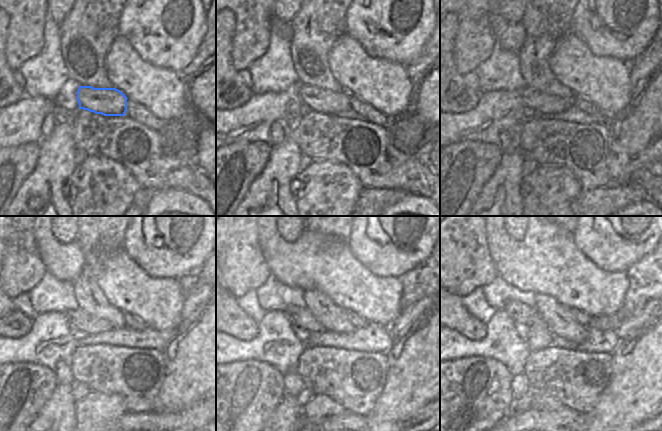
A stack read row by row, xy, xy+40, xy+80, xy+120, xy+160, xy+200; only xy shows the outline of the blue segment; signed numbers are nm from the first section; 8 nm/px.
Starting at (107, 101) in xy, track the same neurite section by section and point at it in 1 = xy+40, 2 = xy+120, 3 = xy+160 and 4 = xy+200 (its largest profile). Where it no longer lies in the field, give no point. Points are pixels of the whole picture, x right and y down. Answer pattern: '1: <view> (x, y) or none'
1: xy+40 (318, 99)
2: xy+120 (78, 318)
3: xy+160 (299, 316)
4: xy+200 (520, 312)

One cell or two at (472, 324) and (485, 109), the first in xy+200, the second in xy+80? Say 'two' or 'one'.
two

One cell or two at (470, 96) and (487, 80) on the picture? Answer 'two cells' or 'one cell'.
two cells

